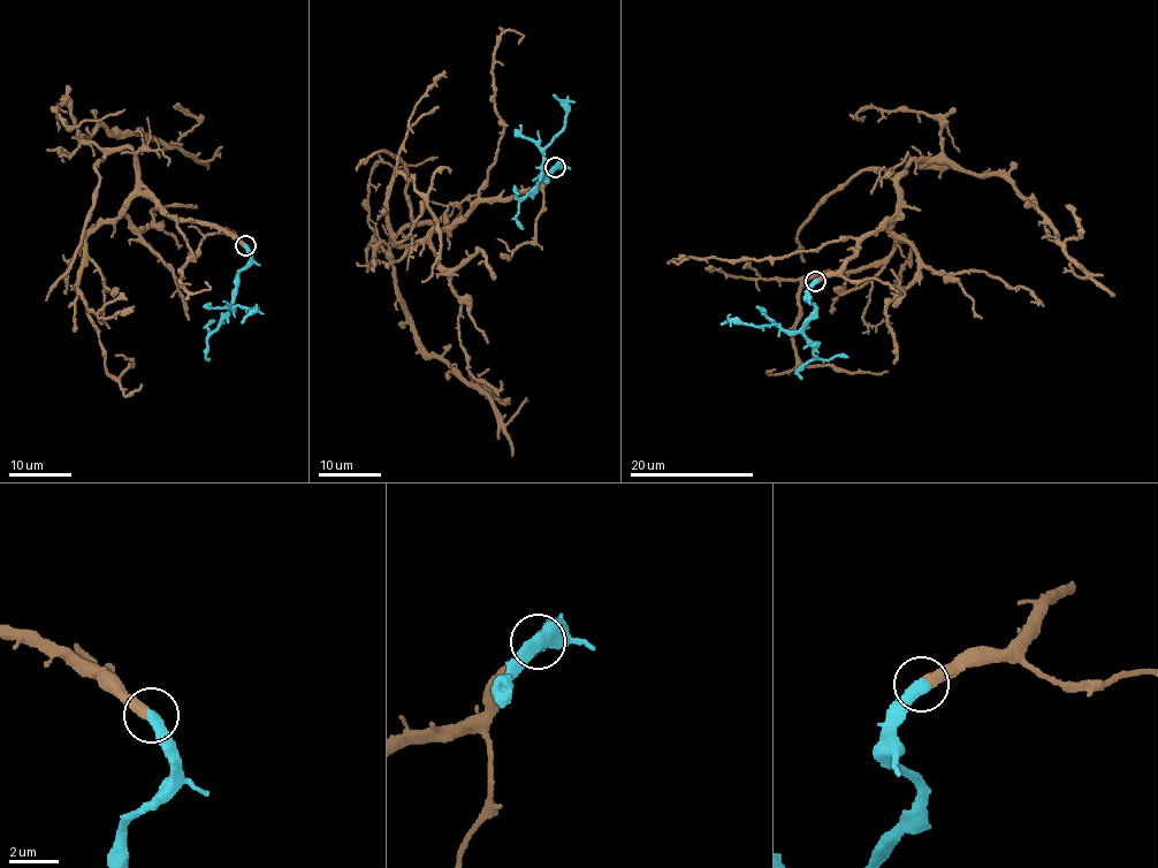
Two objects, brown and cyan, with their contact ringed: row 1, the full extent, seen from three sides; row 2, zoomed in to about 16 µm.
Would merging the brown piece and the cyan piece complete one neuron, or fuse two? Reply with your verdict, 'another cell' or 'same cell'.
same cell

